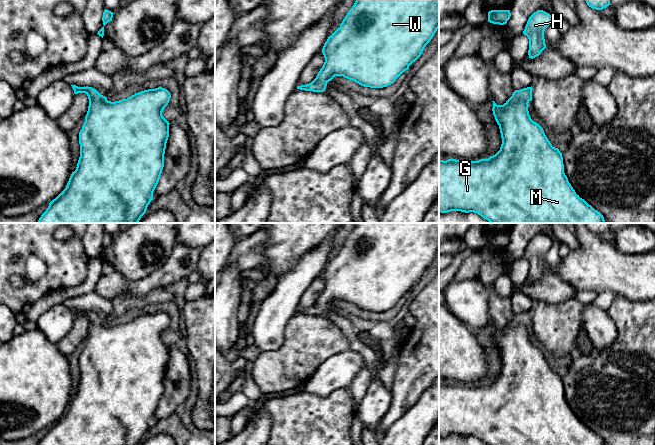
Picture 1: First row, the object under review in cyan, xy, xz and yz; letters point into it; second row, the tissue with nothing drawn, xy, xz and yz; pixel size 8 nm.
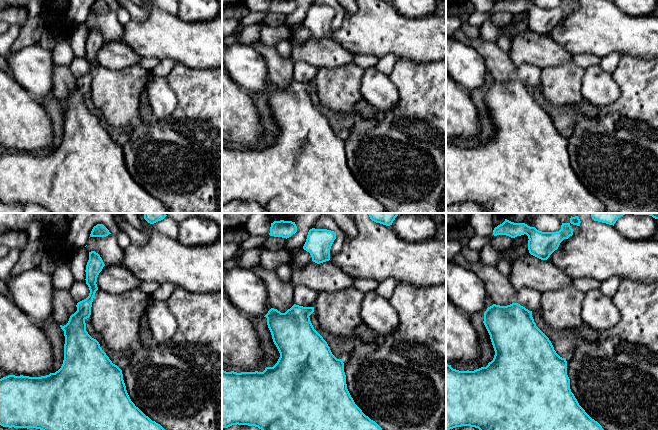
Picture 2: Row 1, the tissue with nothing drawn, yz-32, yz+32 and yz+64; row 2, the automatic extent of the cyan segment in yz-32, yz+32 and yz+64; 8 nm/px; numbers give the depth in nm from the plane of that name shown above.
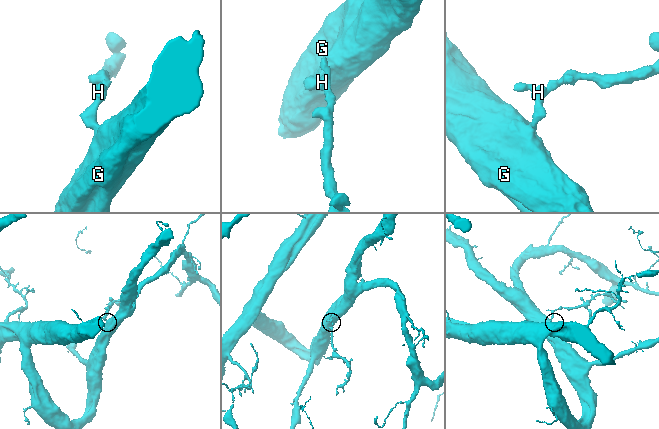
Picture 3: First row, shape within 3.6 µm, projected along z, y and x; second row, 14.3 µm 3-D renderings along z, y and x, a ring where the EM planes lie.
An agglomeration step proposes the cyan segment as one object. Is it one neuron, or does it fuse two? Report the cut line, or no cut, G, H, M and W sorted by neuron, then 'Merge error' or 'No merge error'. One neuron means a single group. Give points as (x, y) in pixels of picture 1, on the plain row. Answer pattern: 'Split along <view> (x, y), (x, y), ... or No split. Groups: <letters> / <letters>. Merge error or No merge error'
No split. Groups: G H M W. No merge error

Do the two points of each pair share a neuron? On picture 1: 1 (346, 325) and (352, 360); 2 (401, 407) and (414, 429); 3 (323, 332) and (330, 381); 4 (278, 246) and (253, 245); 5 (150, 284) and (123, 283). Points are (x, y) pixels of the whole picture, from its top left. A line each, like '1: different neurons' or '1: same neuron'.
1: different neurons
2: different neurons
3: different neurons
4: different neurons
5: different neurons

